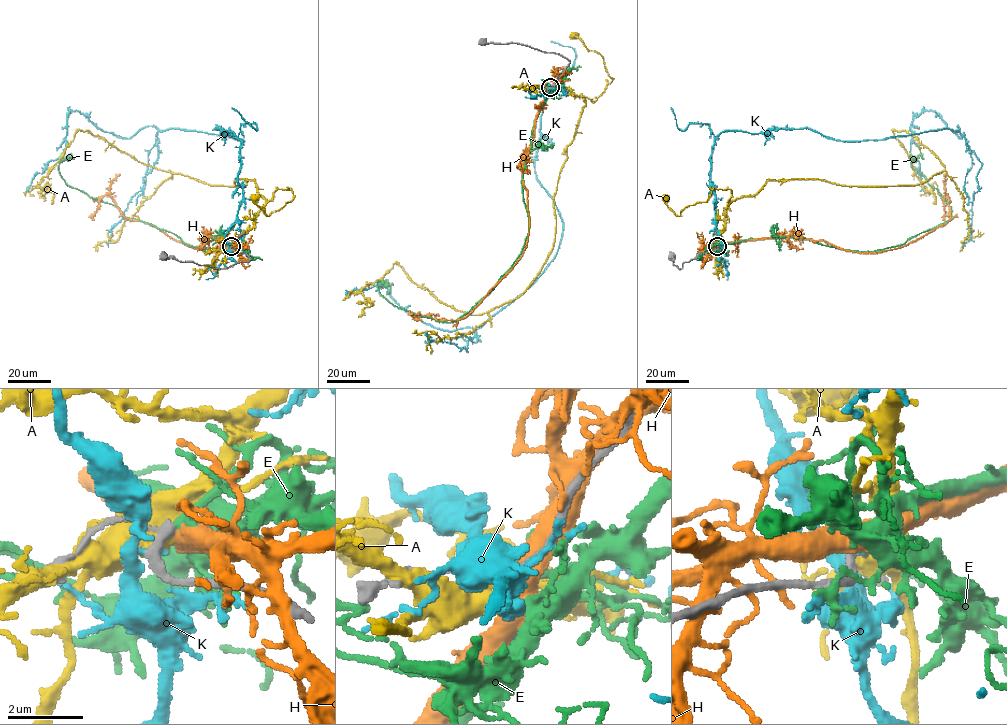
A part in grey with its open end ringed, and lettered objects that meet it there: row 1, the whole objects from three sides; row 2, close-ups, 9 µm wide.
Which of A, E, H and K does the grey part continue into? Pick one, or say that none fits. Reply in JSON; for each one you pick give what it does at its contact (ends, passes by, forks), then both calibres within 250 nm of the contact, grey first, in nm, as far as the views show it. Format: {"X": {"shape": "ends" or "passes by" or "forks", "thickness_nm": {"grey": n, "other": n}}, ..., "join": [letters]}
{"E": {"shape": "ends", "thickness_nm": {"grey": 200, "other": 240}}, "join": ["E"]}

